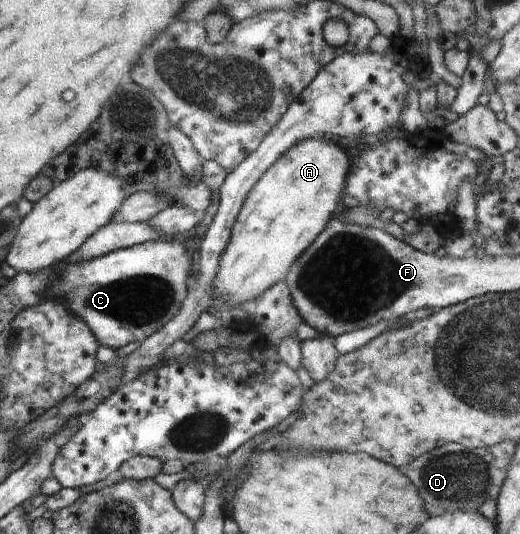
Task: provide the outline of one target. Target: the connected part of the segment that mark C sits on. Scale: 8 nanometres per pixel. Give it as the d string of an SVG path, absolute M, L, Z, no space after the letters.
M161 239L137 244L127 249L119 249L81 263L61 265L63 273L53 283L53 289L45 298L57 298L79 319L89 325L100 345L119 350L128 343L145 341L165 323L169 323L181 309L187 297L191 281L192 254L186 245L177 239Z

